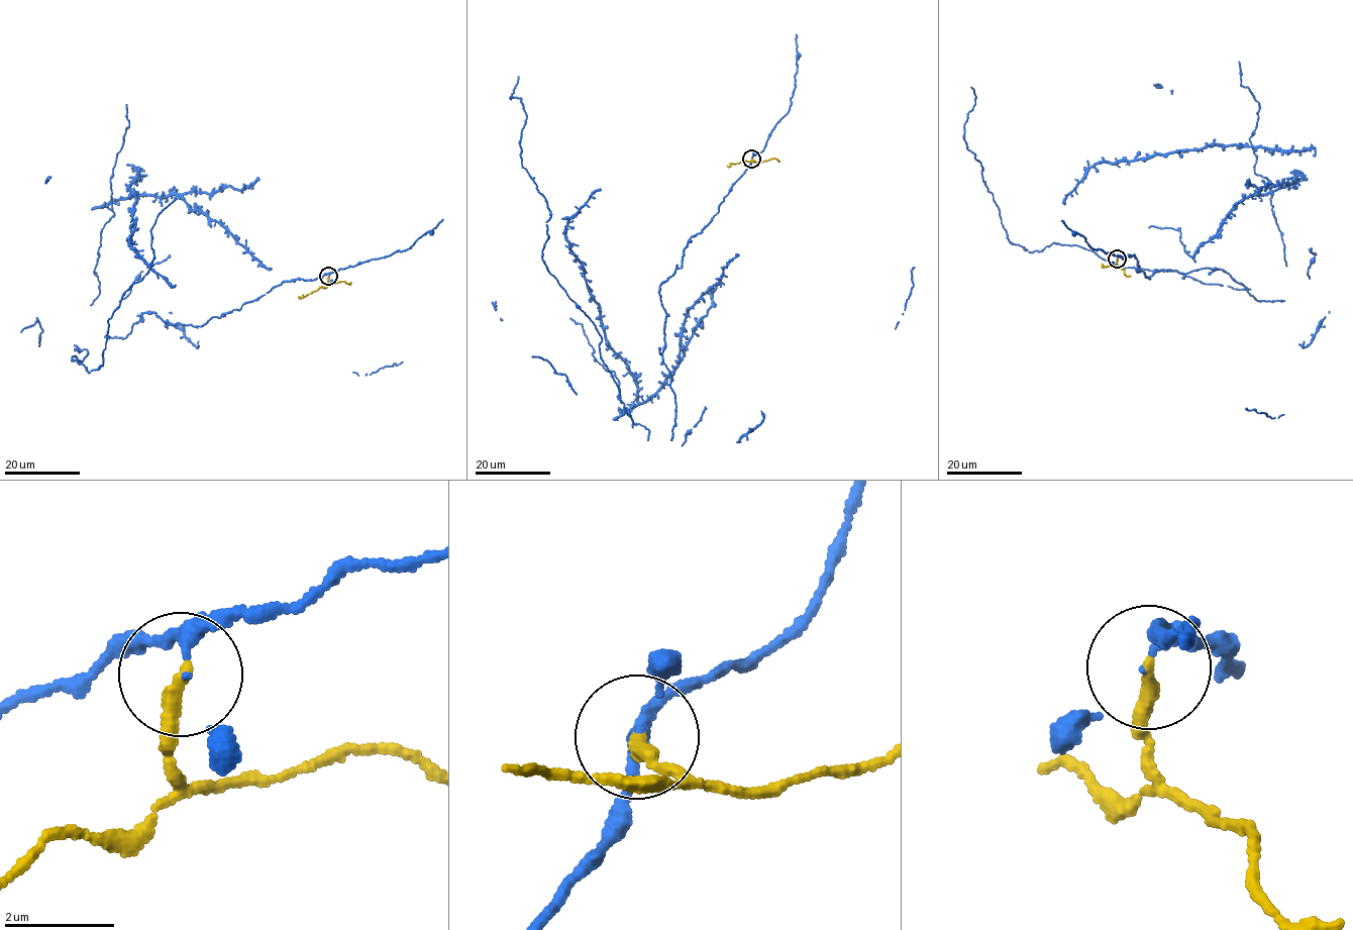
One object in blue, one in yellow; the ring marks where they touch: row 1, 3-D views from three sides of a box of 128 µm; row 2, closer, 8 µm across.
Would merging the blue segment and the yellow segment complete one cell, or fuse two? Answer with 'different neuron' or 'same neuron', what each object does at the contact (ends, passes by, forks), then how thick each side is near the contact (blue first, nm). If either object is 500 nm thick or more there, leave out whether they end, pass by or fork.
different neuron; blue forks there; yellow ends there; 110 nm thick on the blue side, 260 nm on the other

